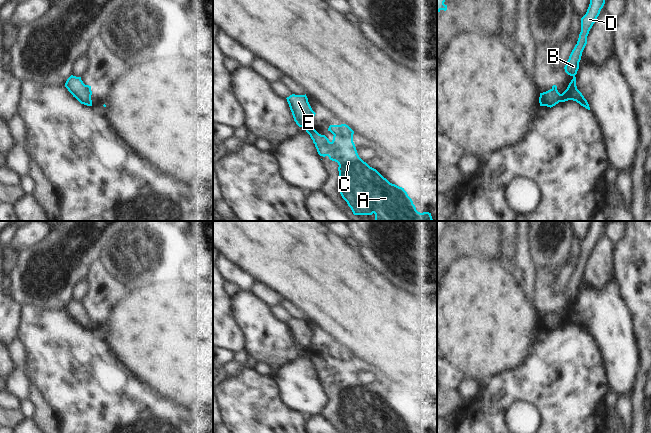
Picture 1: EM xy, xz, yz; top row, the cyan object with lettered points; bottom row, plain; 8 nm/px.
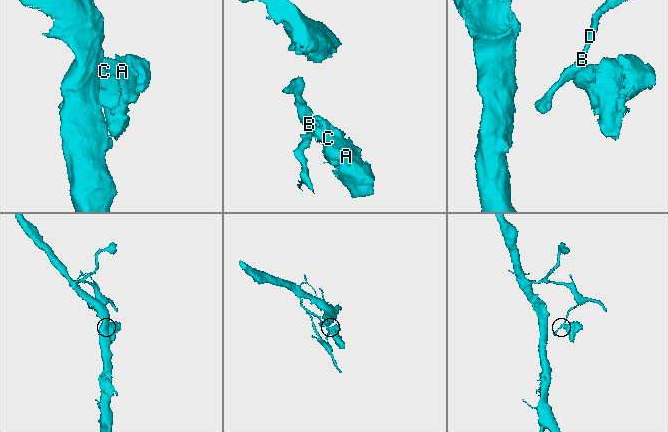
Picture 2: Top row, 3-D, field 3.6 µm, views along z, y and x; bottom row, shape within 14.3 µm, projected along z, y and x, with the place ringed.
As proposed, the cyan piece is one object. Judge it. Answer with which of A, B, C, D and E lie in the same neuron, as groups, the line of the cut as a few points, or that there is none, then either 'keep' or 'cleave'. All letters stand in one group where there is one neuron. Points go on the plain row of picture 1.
groups A C / B D E; cut yz (560, 318), (558, 325); cleave

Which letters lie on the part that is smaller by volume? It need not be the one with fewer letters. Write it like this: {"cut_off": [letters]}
{"cut_off": ["A", "C"]}

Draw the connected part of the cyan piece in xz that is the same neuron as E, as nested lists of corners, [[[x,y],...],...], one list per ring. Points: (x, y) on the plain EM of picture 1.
[[[292,318],[286,322],[292,336],[294,345],[299,351],[305,352],[311,345],[312,332],[308,326],[308,322],[305,319]]]

